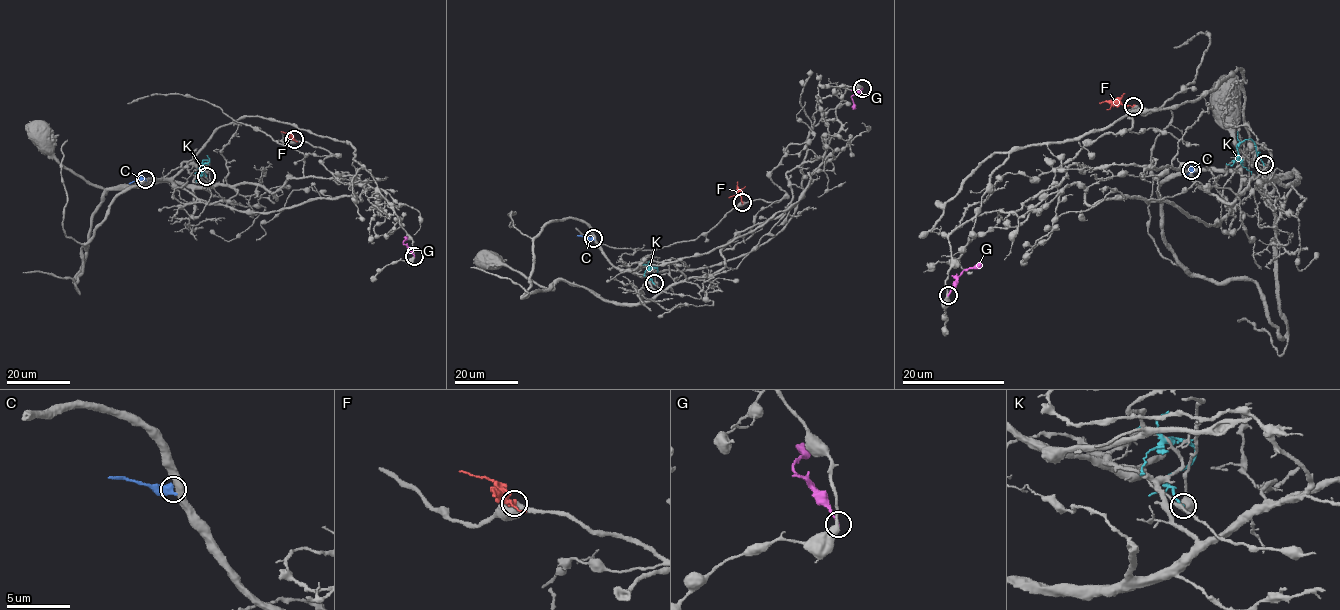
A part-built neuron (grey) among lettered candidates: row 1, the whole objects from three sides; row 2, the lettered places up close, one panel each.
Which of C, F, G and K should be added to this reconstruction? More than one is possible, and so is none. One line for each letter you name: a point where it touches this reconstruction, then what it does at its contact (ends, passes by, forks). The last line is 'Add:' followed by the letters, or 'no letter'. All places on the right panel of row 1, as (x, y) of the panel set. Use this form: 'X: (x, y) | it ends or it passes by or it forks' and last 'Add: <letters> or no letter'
Add: no letter

